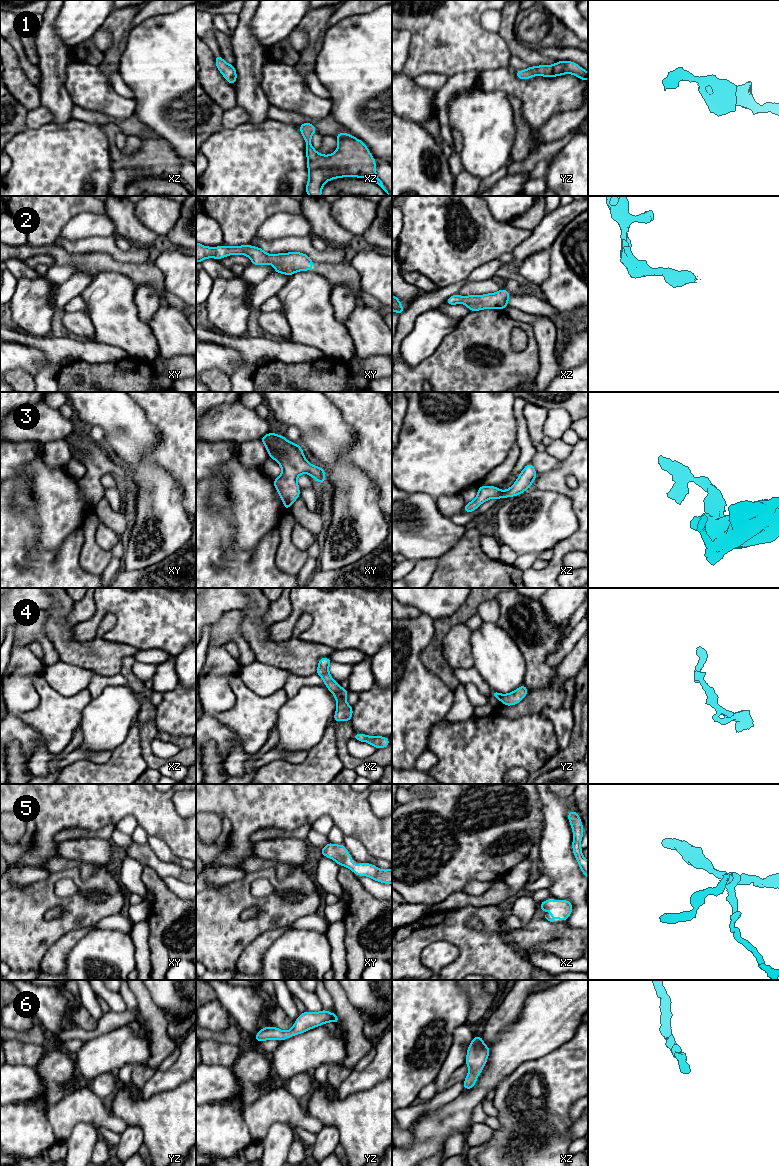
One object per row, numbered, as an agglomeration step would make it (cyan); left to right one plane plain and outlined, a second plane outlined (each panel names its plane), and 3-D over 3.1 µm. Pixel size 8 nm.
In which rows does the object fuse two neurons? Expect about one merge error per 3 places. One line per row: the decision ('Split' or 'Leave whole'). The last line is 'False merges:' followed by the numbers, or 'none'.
1: Leave whole
2: Leave whole
3: Leave whole
4: Leave whole
5: Leave whole
6: Leave whole
False merges: none

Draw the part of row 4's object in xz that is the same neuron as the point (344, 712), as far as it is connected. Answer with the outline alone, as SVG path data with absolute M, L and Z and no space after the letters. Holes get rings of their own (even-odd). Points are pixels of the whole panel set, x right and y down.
M322 657L318 661L316 674L323 679L324 685L334 695L337 703L336 712L333 716L334 722L347 721L351 723L353 706L349 705L345 698L349 694L348 689L343 689L329 674L329 666L332 660L329 657Z

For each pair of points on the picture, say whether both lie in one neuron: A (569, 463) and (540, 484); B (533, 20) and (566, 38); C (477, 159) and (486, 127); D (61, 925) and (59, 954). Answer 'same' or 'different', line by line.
A: same
B: same
C: same
D: different

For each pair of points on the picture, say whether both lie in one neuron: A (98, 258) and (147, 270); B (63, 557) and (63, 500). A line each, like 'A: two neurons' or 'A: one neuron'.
A: one neuron
B: two neurons

